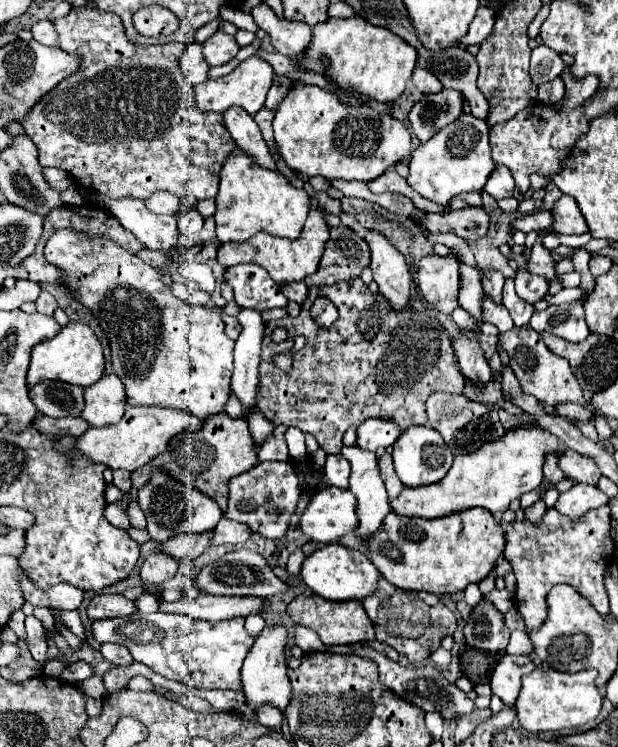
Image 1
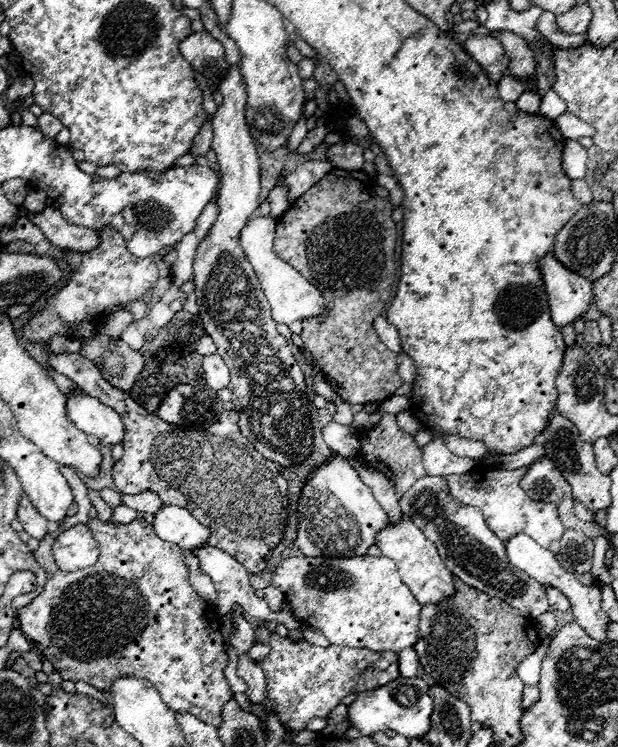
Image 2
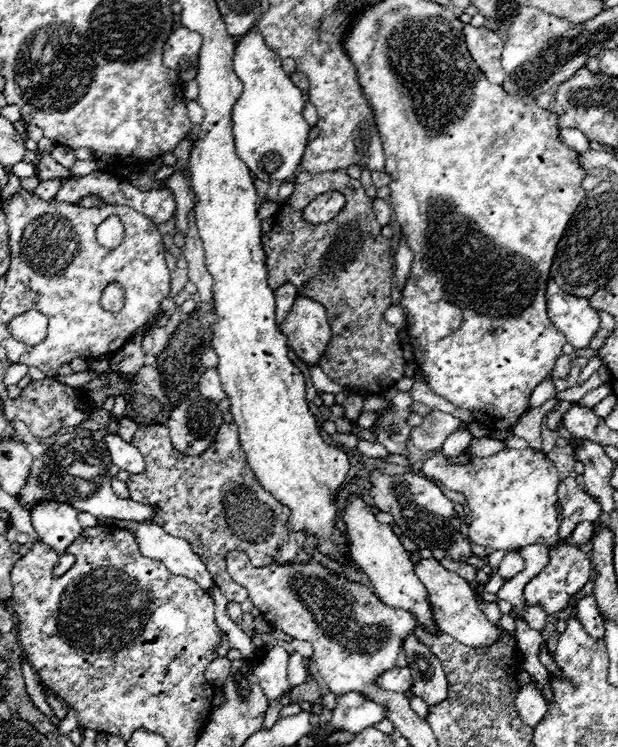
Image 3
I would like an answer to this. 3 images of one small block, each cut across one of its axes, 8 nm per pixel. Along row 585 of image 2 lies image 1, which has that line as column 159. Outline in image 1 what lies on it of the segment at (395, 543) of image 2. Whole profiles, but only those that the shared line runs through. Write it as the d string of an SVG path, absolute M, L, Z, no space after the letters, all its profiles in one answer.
M128 406L122 420L116 424L108 424L102 428L88 428L76 442L78 454L88 456L92 462L102 462L108 468L124 468L134 472L146 466L152 458L162 454L168 442L184 430L198 430L202 428L202 420L190 416L190 412L182 412L176 408L162 408L162 406Z

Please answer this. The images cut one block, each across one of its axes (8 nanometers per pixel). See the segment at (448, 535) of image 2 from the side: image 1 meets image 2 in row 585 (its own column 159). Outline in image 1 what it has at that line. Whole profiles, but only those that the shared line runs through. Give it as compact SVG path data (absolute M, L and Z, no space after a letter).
M156 468L150 474L148 484L138 490L138 504L148 520L148 532L156 542L166 542L168 538L182 532L200 534L212 530L222 518L222 510L218 504L214 504L214 500L210 500L210 496L174 480L168 472L162 472L162 468Z

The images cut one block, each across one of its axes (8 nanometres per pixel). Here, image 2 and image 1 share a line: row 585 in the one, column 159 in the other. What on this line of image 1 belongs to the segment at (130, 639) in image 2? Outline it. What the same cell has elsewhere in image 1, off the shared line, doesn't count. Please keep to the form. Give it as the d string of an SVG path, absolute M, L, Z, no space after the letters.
M72 8L64 18L54 22L56 32L58 32L58 46L60 48L70 48L70 52L76 52L82 60L80 70L76 74L72 74L70 78L62 80L54 90L50 90L46 96L42 96L42 100L38 100L38 104L34 104L34 108L26 114L26 120L20 122L26 136L36 144L38 148L38 160L40 166L54 166L60 168L64 172L68 172L76 182L80 182L78 186L88 188L88 190L96 190L102 192L110 198L124 198L124 196L134 196L134 198L150 198L156 190L168 190L172 194L178 196L188 196L192 194L198 200L206 200L206 198L214 198L218 192L218 174L222 168L224 158L234 150L234 140L230 140L230 132L226 132L226 126L222 124L222 114L216 112L202 112L196 106L194 100L194 88L184 80L182 70L180 70L180 56L186 50L186 44L182 42L168 42L162 46L136 46L132 44L126 34L124 34L124 26L118 14L106 12L106 10L98 10L98 8Z

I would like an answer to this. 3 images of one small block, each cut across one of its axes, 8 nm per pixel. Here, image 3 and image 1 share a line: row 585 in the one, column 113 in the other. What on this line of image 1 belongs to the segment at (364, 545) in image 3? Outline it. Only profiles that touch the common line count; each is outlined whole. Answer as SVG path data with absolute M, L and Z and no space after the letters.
M104 374L98 382L84 388L84 412L82 418L90 426L114 424L124 416L128 406L124 384L116 374Z

